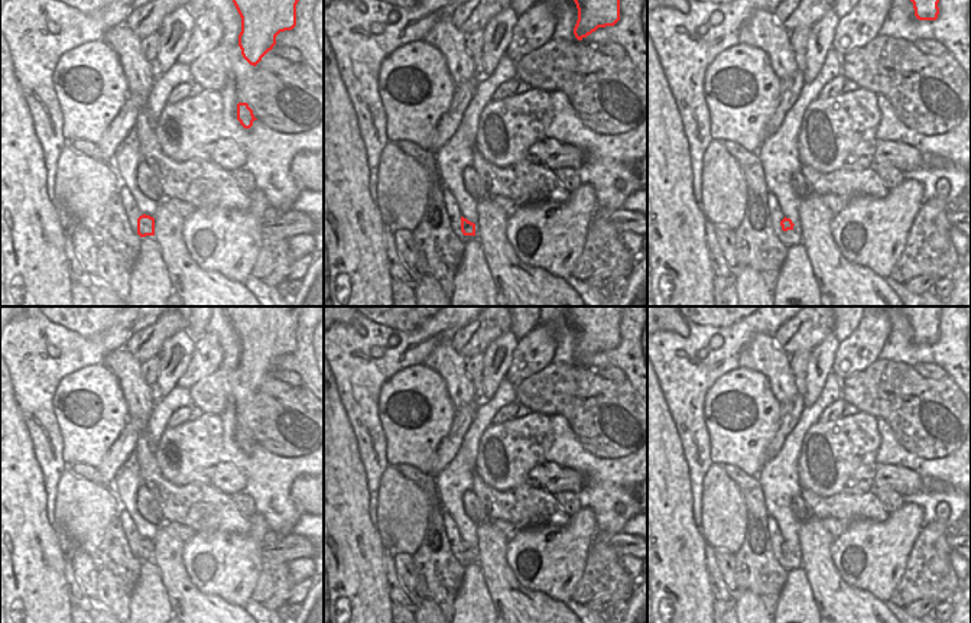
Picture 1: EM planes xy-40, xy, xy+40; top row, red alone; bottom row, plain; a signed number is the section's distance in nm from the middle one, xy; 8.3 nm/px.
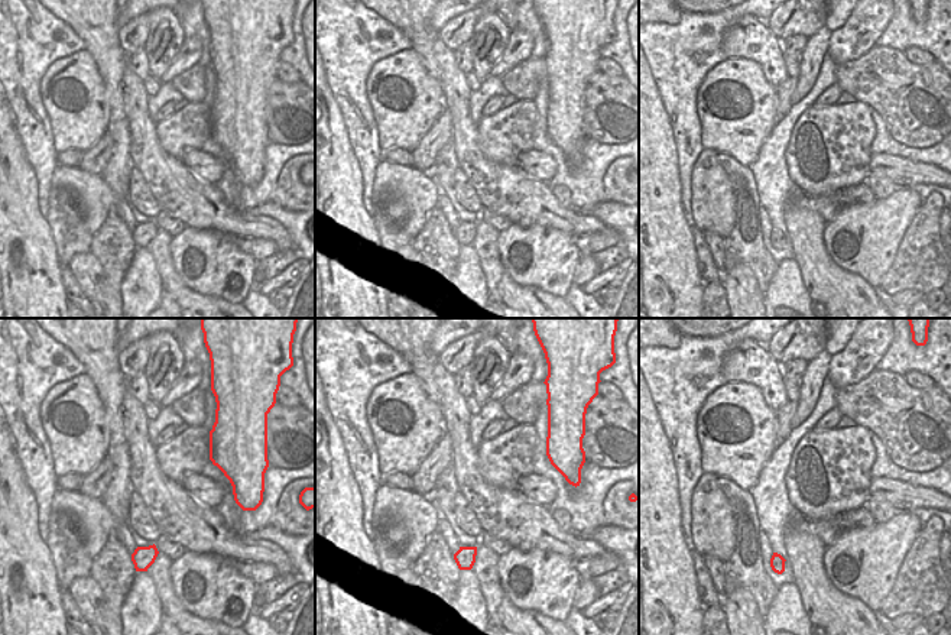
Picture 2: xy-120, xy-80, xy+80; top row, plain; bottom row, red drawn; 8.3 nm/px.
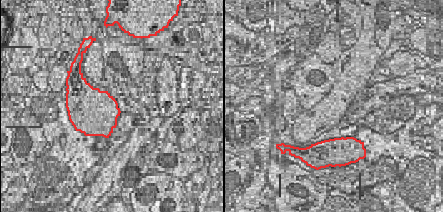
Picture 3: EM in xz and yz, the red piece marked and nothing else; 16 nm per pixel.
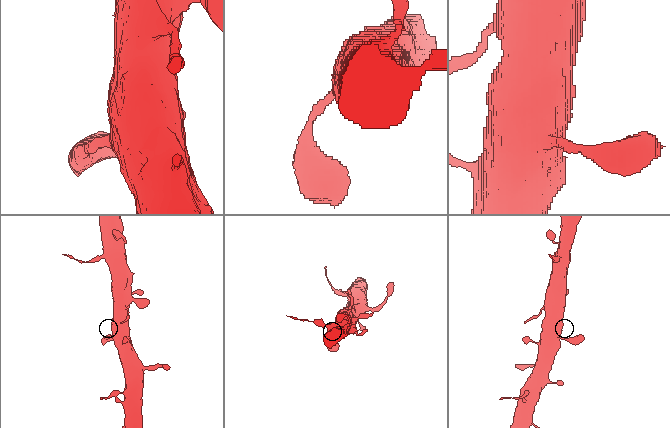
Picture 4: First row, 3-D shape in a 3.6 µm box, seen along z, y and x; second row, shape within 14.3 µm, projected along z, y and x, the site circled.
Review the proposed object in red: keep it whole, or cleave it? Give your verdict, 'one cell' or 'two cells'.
one cell

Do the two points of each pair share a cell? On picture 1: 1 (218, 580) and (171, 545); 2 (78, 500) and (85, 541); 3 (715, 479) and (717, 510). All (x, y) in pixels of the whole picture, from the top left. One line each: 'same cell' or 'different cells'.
1: different cells
2: same cell
3: same cell

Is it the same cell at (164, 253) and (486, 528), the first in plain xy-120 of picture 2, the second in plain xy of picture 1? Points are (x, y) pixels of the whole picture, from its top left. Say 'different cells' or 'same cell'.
same cell

